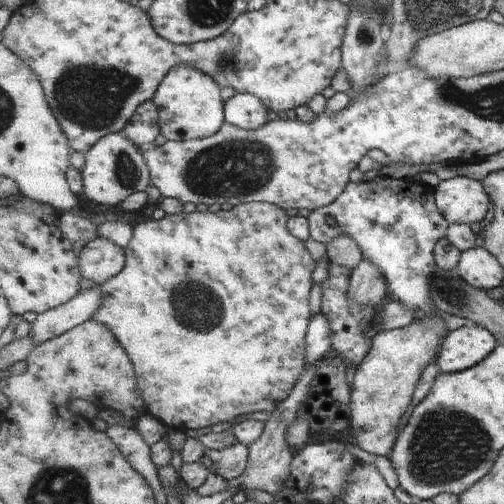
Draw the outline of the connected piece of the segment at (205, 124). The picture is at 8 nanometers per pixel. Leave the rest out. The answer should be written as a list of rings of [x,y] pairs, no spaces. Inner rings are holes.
[[[177,64],[159,84],[152,102],[157,105],[159,130],[168,141],[203,140],[216,136],[224,127],[221,86],[209,74],[189,64]]]

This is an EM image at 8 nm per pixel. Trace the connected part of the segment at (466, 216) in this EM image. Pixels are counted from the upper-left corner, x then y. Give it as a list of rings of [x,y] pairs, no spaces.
[[[469,176],[440,181],[436,203],[450,224],[479,224],[489,214],[491,198],[481,181]]]

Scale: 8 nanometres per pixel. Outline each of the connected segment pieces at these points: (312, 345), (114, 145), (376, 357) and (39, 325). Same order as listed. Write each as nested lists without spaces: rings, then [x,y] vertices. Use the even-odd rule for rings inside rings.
[[[319,312],[312,317],[306,341],[305,369],[322,362],[332,351],[331,324],[325,314]]]
[[[123,133],[105,136],[84,154],[86,163],[80,170],[84,182],[85,198],[103,206],[117,206],[131,194],[145,191],[152,186],[149,166],[139,146],[129,141]]]
[[[431,314],[423,320],[413,320],[407,327],[382,331],[373,338],[371,352],[356,368],[352,386],[351,429],[357,446],[363,451],[388,458],[395,449],[401,432],[401,418],[413,404],[419,380],[431,362],[436,362],[449,330],[441,317]]]
[[[100,286],[85,290],[65,305],[56,307],[45,313],[39,313],[34,320],[31,338],[35,344],[43,344],[58,338],[73,328],[91,321],[95,312],[103,306],[103,292]]]

